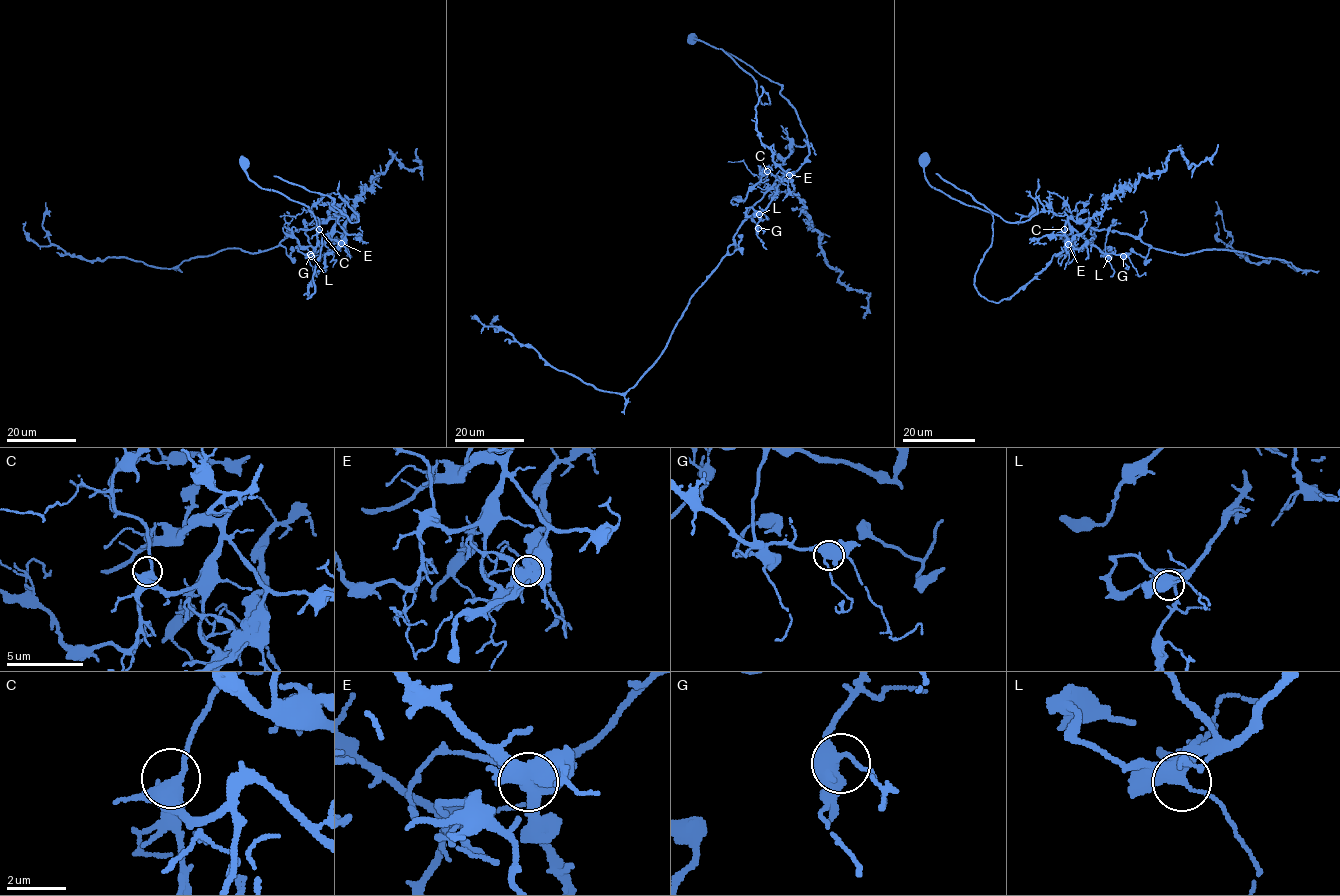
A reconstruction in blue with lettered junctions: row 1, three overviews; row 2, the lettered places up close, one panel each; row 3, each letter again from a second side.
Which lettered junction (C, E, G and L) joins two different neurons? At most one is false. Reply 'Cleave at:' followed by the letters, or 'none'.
Cleave at: E

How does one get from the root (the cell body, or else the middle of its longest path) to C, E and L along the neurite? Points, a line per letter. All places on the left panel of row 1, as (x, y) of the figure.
C: (296, 231), (311, 229), (328, 219), (335, 220), (330, 232), (323, 234), (319, 229)
E: (296, 231), (311, 229), (334, 218), (346, 234), (341, 243)
L: (296, 231), (311, 229), (328, 219), (335, 220), (328, 238), (311, 256)

